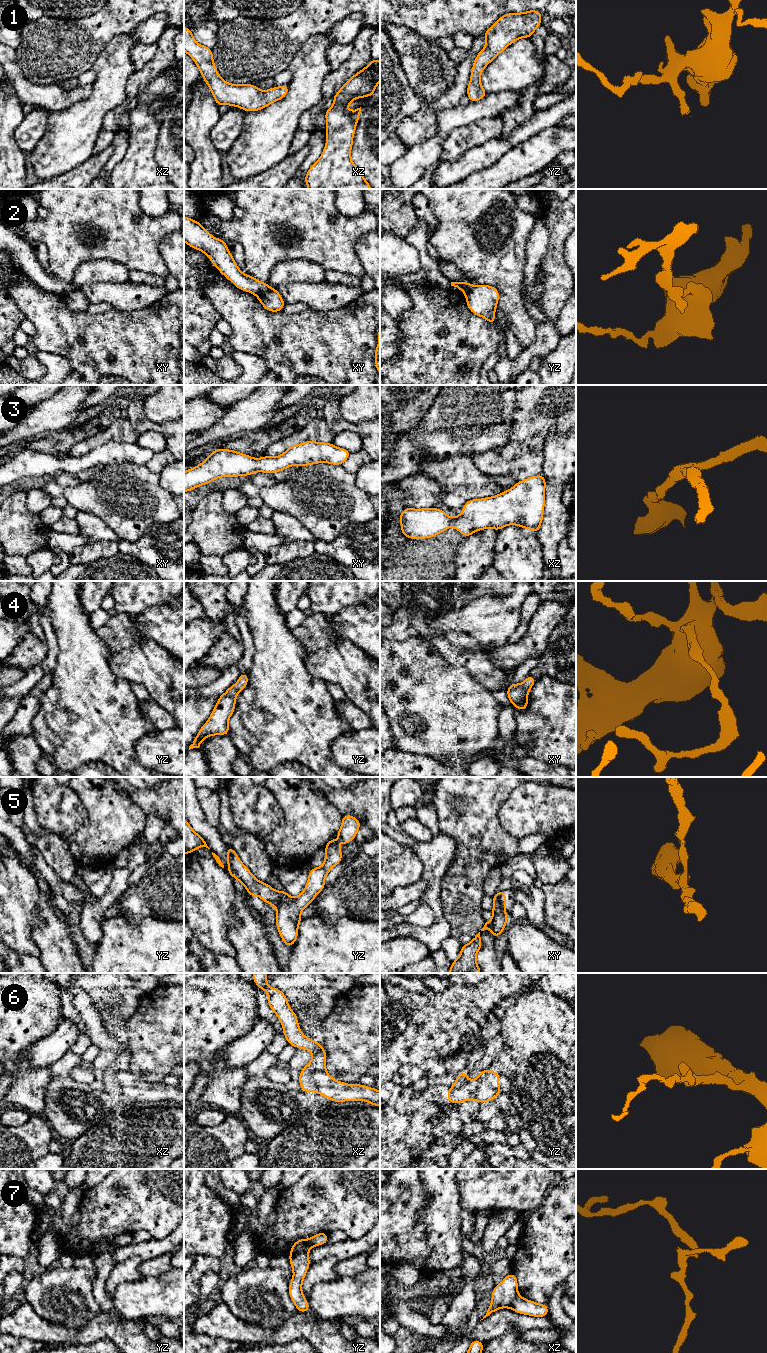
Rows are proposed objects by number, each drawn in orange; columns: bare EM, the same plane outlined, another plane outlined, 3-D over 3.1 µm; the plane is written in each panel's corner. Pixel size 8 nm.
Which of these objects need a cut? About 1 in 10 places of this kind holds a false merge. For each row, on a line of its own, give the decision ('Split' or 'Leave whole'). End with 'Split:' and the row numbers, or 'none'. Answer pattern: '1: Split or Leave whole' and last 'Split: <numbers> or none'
1: Leave whole
2: Split
3: Leave whole
4: Leave whole
5: Split
6: Split
7: Split
Split: 2, 5, 6, 7

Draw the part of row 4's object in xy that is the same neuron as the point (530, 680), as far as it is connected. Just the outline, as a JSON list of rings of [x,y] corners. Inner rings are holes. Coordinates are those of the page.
[[[529,675],[526,677],[522,684],[512,683],[506,690],[507,696],[511,705],[517,707],[519,710],[524,711],[528,706],[528,693],[536,682],[536,678]]]

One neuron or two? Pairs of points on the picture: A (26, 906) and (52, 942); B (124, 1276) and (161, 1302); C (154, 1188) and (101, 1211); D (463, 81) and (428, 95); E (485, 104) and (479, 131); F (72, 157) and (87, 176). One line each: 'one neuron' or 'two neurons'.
A: two neurons
B: two neurons
C: one neuron
D: two neurons
E: two neurons
F: two neurons

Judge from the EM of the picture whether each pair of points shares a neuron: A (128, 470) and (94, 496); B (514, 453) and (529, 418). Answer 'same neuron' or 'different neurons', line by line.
A: same neuron
B: same neuron

